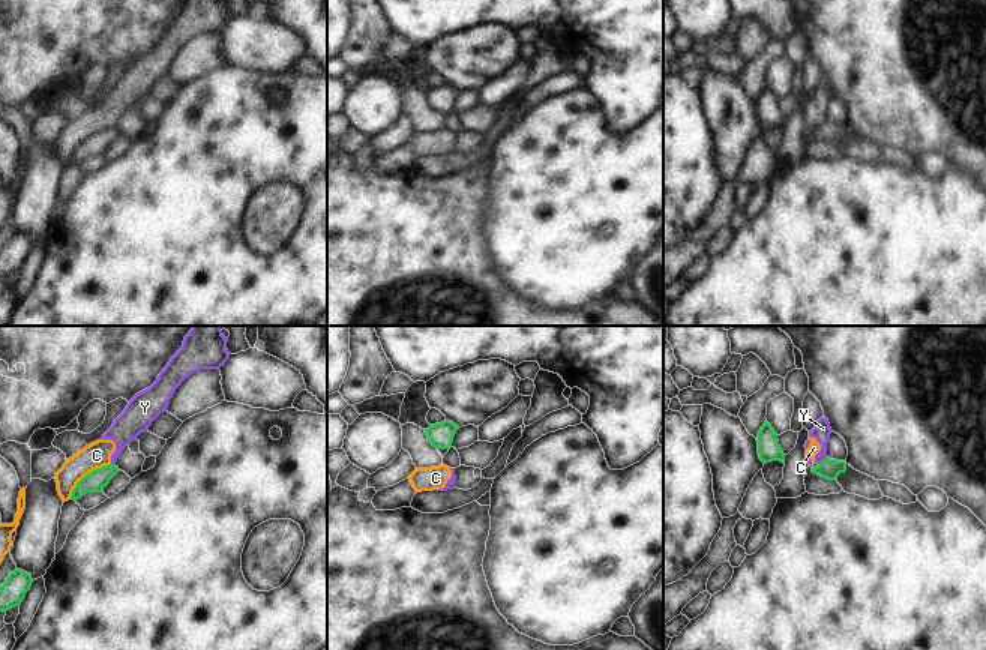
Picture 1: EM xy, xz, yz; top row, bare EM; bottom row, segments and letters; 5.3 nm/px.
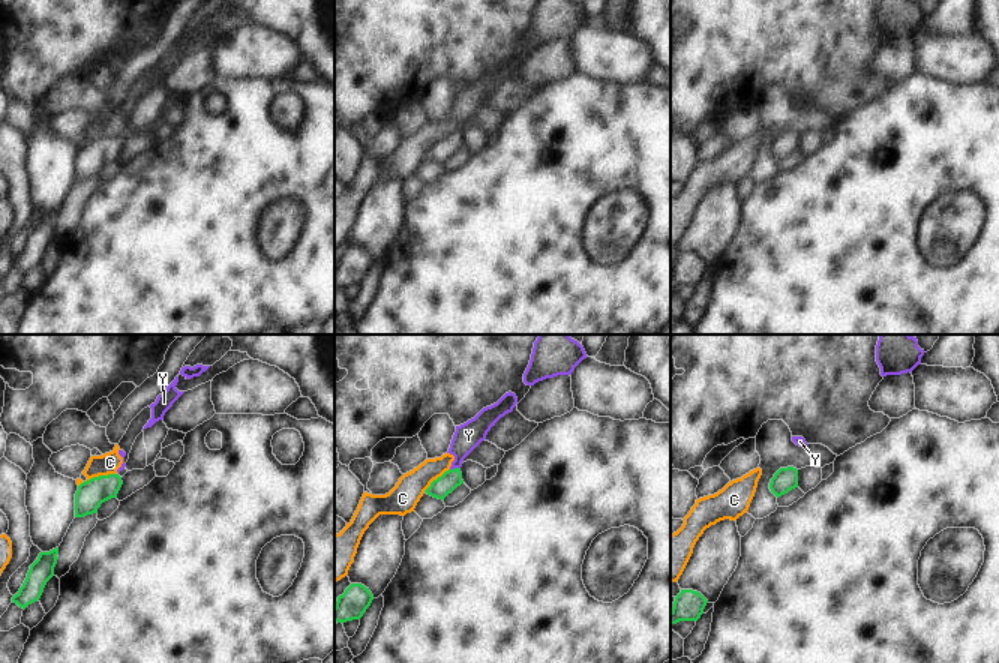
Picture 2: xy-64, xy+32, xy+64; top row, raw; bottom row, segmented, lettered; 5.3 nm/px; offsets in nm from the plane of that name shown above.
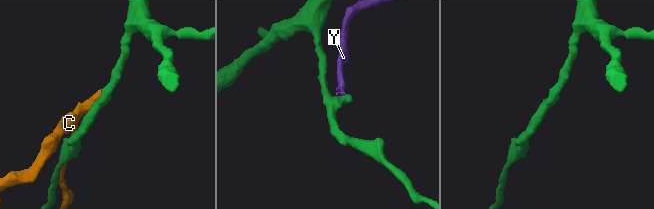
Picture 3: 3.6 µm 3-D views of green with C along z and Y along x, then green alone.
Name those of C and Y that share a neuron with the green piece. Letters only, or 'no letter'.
no letter

